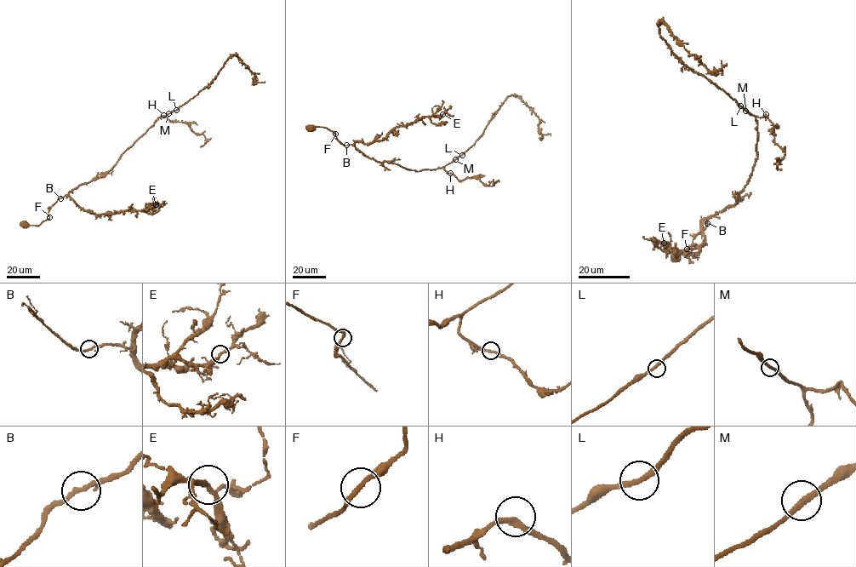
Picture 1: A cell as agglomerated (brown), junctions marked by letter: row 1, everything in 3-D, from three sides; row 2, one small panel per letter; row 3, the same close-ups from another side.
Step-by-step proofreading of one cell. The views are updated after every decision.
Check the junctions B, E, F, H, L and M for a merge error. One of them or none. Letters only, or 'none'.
none

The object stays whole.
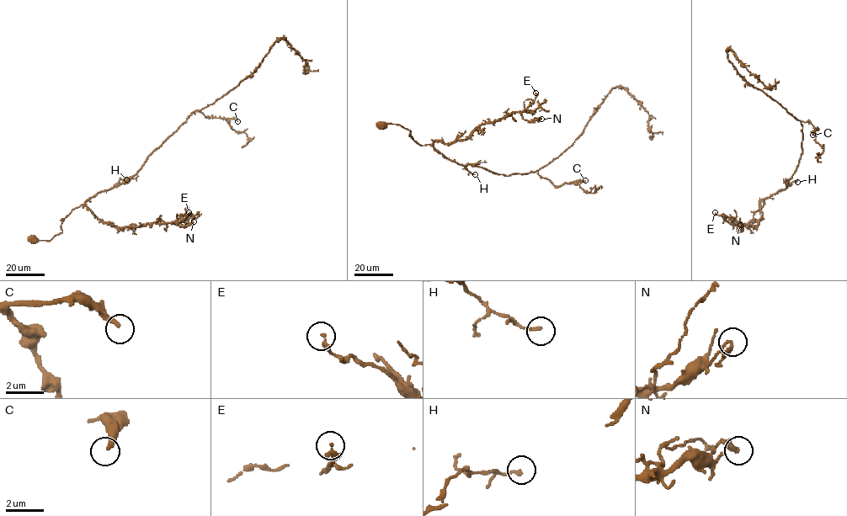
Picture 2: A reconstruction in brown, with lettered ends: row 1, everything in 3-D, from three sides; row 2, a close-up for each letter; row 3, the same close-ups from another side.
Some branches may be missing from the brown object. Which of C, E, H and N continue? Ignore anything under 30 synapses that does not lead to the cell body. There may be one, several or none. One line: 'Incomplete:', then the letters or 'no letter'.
Incomplete: C

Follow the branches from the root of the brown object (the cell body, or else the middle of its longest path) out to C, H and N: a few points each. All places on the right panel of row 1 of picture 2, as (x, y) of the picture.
C: (738, 228), (753, 219), (764, 200), (787, 187), (802, 153), (801, 121), (809, 120), (817, 129), (812, 135)
H: (738, 228), (739, 231), (753, 219), (764, 204), (764, 200), (793, 181), (797, 182)
N: (738, 228), (753, 219), (764, 199), (760, 201), (762, 217), (757, 226), (732, 223), (742, 229), (740, 225)

